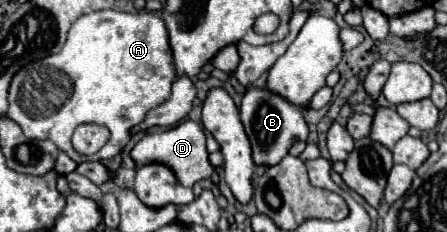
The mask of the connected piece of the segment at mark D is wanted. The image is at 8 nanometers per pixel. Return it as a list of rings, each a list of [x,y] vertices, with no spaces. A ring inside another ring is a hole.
[[[184,120],[176,128],[170,128],[166,132],[154,132],[146,134],[130,152],[132,160],[136,166],[146,166],[146,164],[164,164],[170,166],[172,172],[176,174],[178,182],[182,186],[194,186],[196,182],[210,178],[212,176],[212,164],[208,162],[208,152],[206,152],[206,136],[200,124],[192,120]]]

